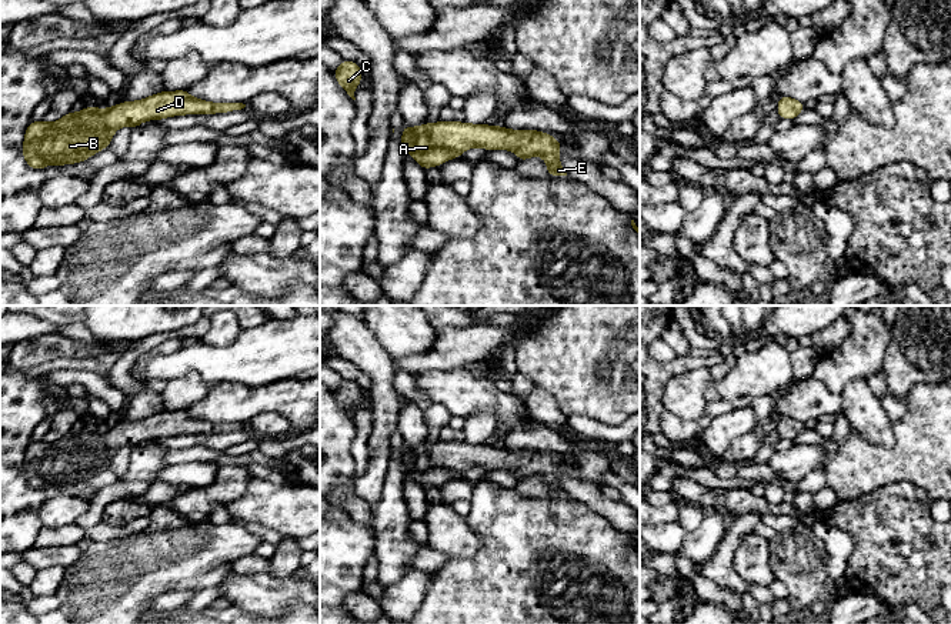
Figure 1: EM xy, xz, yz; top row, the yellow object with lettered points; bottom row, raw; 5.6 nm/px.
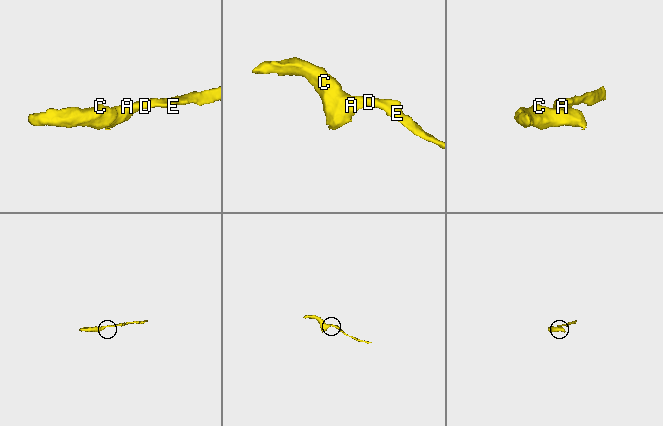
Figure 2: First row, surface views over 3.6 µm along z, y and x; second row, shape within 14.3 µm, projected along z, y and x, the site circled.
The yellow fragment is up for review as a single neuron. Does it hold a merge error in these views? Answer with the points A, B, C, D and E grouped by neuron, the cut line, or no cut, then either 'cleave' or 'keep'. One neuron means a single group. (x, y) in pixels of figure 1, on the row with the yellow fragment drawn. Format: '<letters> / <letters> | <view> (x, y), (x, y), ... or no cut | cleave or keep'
A B C D E | no cut | keep

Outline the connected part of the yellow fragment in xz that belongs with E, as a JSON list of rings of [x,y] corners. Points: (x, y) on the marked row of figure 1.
[[[437,121],[421,127],[403,127],[403,156],[411,153],[424,168],[441,166],[450,158],[460,157],[466,149],[484,147],[513,150],[520,161],[541,156],[547,163],[547,176],[567,176],[560,166],[561,144],[548,133],[535,130],[507,130],[500,126]]]

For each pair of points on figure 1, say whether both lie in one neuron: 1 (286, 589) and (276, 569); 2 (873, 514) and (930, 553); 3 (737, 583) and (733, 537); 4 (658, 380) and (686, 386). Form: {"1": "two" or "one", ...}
{"1": "two", "2": "one", "3": "one", "4": "two"}

